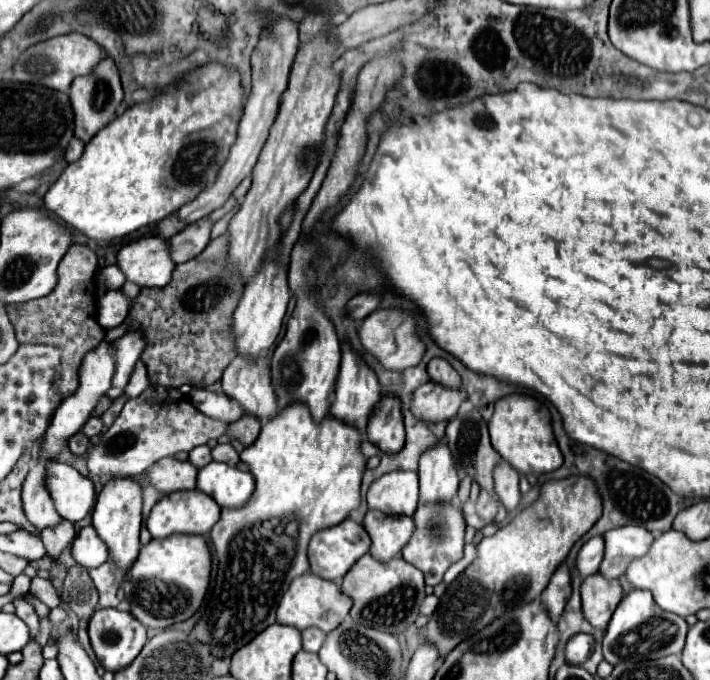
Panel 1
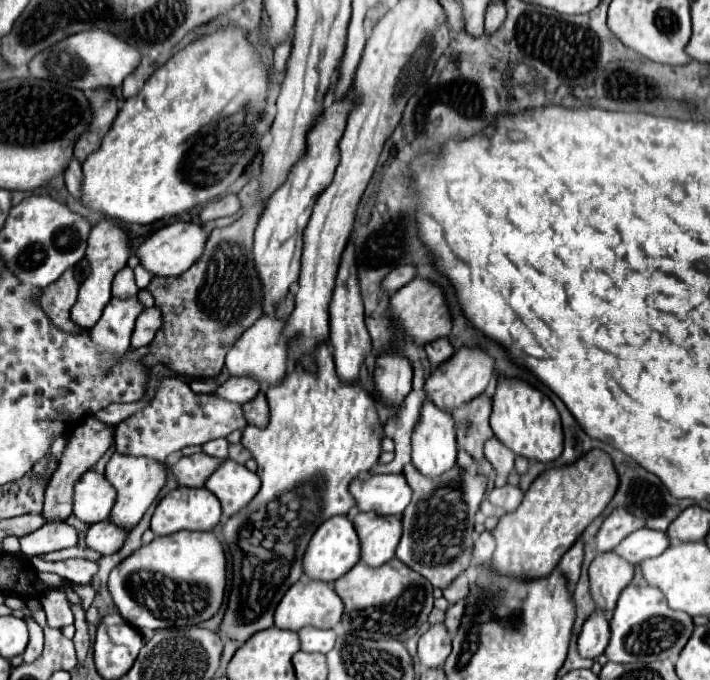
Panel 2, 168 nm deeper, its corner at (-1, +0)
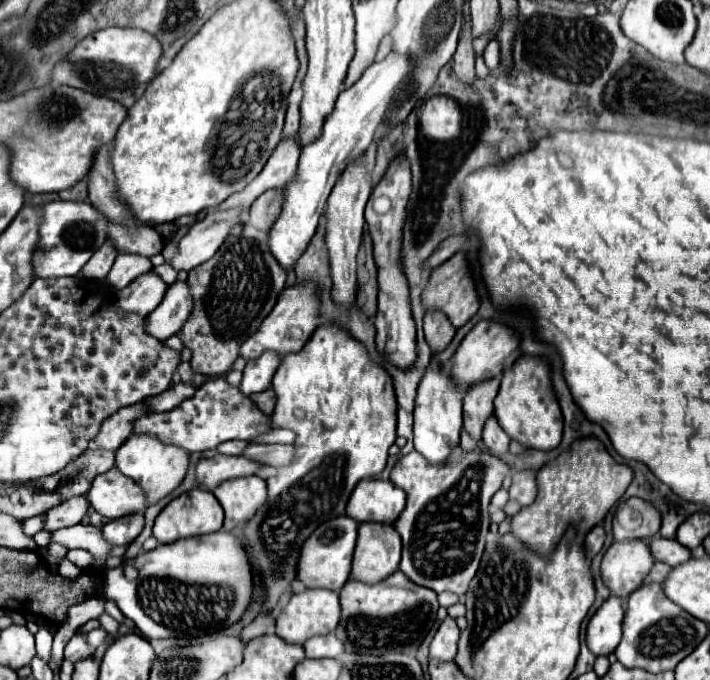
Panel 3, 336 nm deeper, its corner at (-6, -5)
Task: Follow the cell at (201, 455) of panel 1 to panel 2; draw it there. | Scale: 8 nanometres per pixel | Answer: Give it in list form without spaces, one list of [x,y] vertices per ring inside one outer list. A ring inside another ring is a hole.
[[[217,438],[217,440],[211,440],[211,442],[203,444],[201,448],[203,448],[203,452],[209,454],[209,456],[219,458],[219,460],[225,460],[225,458],[227,458],[227,446],[229,446],[229,442],[227,442],[225,438]]]

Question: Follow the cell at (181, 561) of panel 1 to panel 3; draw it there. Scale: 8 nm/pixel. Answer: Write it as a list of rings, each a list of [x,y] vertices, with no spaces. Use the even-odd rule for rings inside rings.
[[[224,531],[178,539],[168,545],[158,545],[148,553],[140,553],[134,559],[124,559],[120,567],[106,571],[104,583],[104,597],[108,601],[114,601],[118,609],[124,613],[124,617],[132,619],[146,639],[202,637],[222,631],[242,619],[244,611],[250,605],[252,591],[254,581],[248,553],[240,539]],[[128,567],[136,571],[136,579],[128,579]]]

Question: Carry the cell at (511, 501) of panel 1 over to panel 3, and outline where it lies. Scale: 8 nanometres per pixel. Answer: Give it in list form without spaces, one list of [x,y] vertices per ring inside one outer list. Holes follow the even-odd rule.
[[[490,415],[490,417],[488,417],[488,421],[486,421],[486,425],[484,425],[482,441],[484,441],[486,449],[488,449],[492,455],[496,455],[496,457],[500,457],[500,455],[504,455],[504,453],[508,451],[510,437],[508,437],[508,435],[504,433],[504,429],[500,427],[496,415]]]

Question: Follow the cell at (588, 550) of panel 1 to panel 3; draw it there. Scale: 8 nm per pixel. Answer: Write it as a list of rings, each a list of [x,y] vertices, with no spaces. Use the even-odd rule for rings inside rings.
[[[630,497],[618,505],[614,515],[614,539],[622,541],[634,537],[654,537],[660,531],[660,523],[662,517],[652,503],[640,497]]]

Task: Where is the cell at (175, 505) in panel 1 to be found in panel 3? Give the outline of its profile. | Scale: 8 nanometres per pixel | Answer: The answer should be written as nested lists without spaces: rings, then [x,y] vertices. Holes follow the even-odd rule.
[[[192,489],[172,499],[162,509],[162,513],[156,517],[156,523],[154,523],[154,537],[158,539],[158,543],[172,543],[182,537],[216,533],[218,529],[222,529],[222,523],[224,523],[224,515],[222,515],[222,505],[218,503],[218,499],[210,491]]]

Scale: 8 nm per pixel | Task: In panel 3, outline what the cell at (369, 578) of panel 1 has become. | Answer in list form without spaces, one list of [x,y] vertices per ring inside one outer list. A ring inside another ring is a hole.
[[[402,571],[392,573],[382,583],[366,585],[348,581],[340,591],[342,617],[336,627],[336,637],[346,645],[348,653],[384,655],[388,651],[416,651],[436,621],[436,593],[412,583]]]

